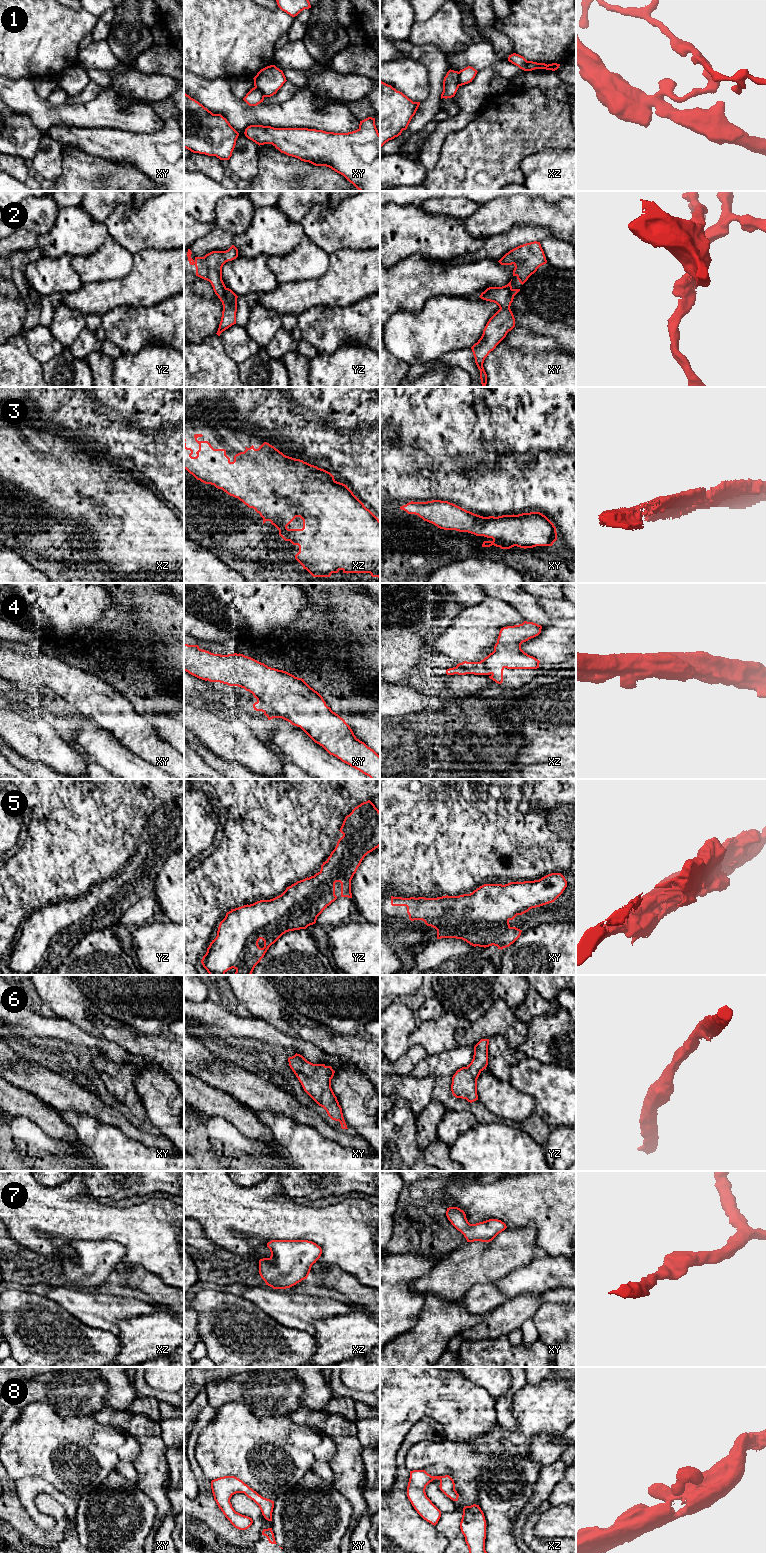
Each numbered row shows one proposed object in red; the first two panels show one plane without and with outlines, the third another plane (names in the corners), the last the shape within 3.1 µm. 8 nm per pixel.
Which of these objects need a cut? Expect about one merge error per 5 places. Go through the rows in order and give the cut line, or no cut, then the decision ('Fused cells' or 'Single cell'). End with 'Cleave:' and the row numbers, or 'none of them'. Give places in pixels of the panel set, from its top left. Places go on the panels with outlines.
1: Split along xz (459, 72), (458, 85). Fused cells
2: No split. Single cell
3: No split. Single cell
4: No split. Single cell
5: No split. Single cell
6: No split. Single cell
7: No split. Single cell
8: Split along xy (245, 1484), (241, 1492). Fused cells
Cleave: 1, 8

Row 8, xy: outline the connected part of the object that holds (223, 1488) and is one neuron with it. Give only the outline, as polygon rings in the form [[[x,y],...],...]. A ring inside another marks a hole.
[[[224,1476],[211,1481],[212,1493],[219,1509],[239,1530],[246,1530],[253,1523],[252,1518],[236,1512],[230,1502],[234,1494],[242,1493],[241,1489],[244,1485],[245,1483],[235,1476]]]

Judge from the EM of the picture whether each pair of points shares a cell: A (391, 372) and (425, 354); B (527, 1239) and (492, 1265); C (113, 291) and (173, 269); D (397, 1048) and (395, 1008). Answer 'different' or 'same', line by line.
A: different
B: same
C: same
D: same

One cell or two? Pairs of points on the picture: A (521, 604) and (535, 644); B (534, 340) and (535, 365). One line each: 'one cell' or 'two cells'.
A: two cells
B: two cells

